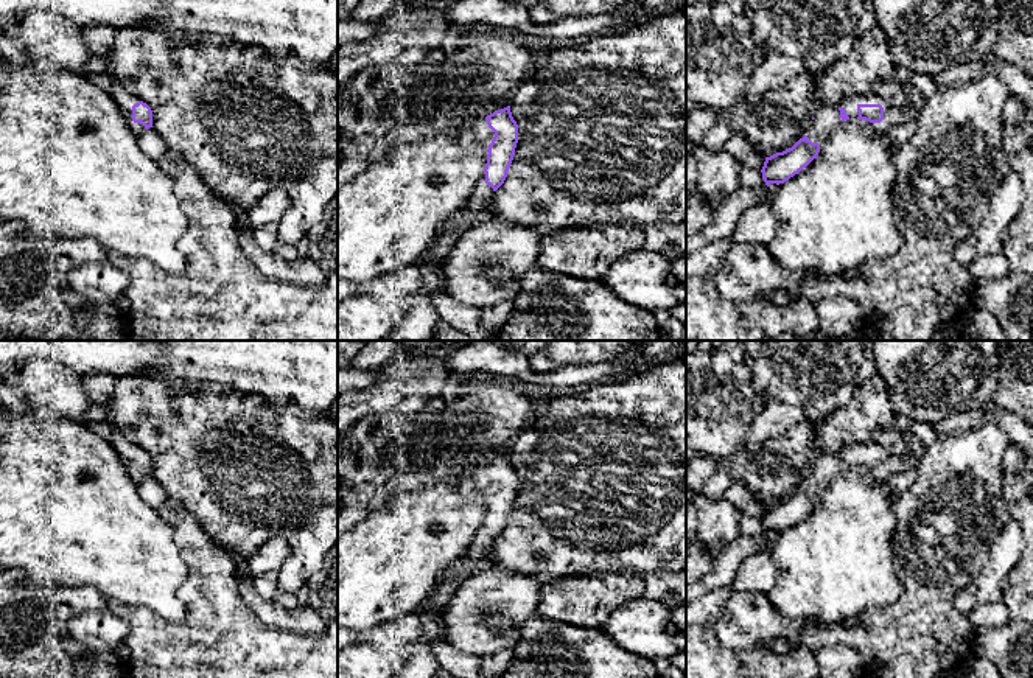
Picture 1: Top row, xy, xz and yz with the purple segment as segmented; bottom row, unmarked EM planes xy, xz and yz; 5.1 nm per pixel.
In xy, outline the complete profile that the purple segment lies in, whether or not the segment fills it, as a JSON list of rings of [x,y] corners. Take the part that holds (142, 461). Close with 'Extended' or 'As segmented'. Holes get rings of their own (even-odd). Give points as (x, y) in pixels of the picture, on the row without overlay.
[[[93,421],[87,428],[103,437],[118,453],[126,463],[128,476],[135,484],[152,476],[151,456],[132,445],[117,426],[109,421]]]. Extended

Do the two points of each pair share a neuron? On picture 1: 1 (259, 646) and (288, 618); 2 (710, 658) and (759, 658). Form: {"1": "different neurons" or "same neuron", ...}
{"1": "different neurons", "2": "same neuron"}

